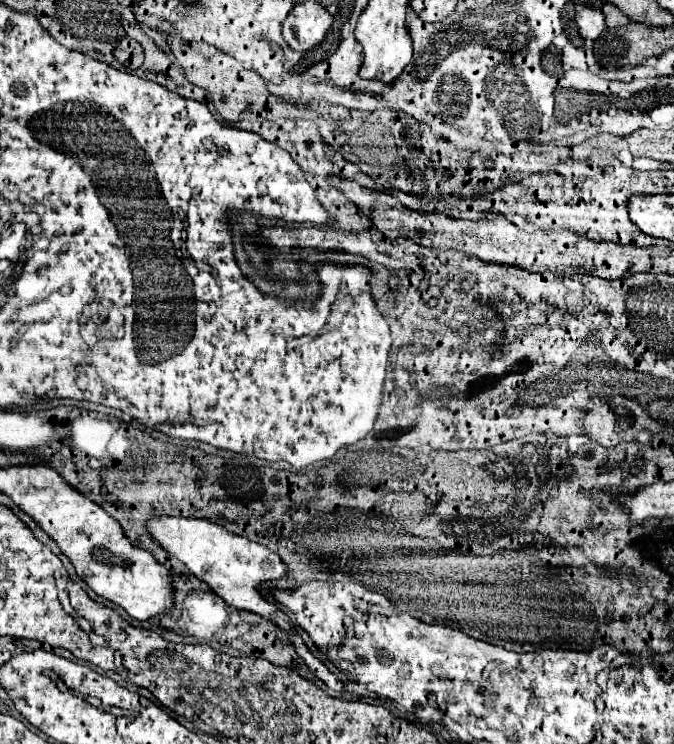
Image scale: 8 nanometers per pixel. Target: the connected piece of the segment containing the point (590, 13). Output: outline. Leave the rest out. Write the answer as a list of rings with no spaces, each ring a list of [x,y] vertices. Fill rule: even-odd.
[[[585,5],[577,7],[575,25],[577,25],[577,31],[581,31],[585,39],[597,39],[606,28],[605,17],[601,9],[591,9]]]

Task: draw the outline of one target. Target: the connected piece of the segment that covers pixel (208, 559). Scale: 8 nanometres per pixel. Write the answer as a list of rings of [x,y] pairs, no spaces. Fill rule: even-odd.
[[[159,515],[159,517],[151,517],[145,525],[147,525],[147,529],[149,529],[151,539],[155,539],[157,545],[161,545],[171,557],[177,557],[181,563],[185,563],[185,567],[187,567],[199,581],[207,583],[207,585],[211,587],[211,591],[217,593],[225,603],[229,603],[231,607],[237,607],[237,609],[245,609],[245,611],[257,613],[257,615],[261,615],[261,617],[265,617],[265,619],[269,619],[269,621],[273,621],[277,627],[281,627],[281,629],[289,635],[291,643],[293,643],[293,647],[295,647],[295,651],[297,651],[297,655],[305,661],[305,665],[309,667],[309,671],[311,671],[317,679],[321,679],[321,681],[323,681],[329,689],[333,689],[333,691],[341,691],[341,689],[343,689],[343,683],[341,683],[317,657],[313,657],[311,651],[305,647],[303,639],[301,639],[301,637],[297,635],[297,631],[293,629],[291,619],[289,619],[283,611],[279,611],[273,603],[269,603],[267,599],[263,599],[261,593],[257,591],[257,585],[259,585],[261,579],[281,579],[281,577],[285,577],[287,567],[281,563],[279,555],[275,555],[273,551],[269,551],[267,547],[263,547],[263,545],[259,545],[259,543],[253,543],[253,541],[249,541],[249,539],[243,539],[243,537],[235,535],[235,533],[229,533],[225,527],[221,527],[221,525],[217,525],[217,523],[211,523],[211,521],[207,521],[207,519],[183,519],[183,517]]]

